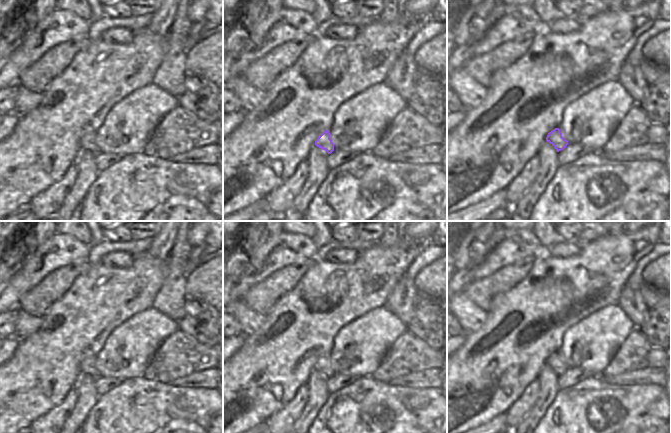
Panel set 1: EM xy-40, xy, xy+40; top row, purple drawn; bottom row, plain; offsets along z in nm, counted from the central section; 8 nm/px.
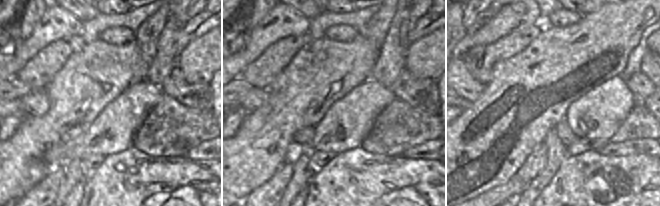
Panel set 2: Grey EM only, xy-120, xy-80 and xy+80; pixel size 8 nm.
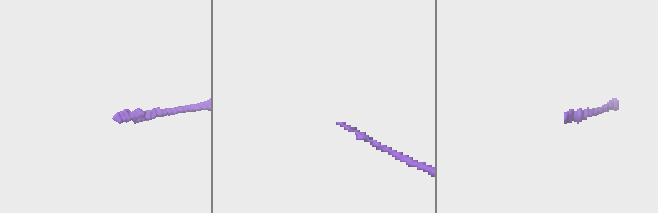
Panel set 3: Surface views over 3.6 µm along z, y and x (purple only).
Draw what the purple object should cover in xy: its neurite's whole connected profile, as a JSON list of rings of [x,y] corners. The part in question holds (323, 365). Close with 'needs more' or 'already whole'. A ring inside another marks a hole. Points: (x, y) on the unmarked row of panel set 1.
[[[325,354],[318,360],[315,369],[325,374],[328,378],[331,378],[334,375],[334,367],[330,363],[330,357],[328,354]]]; already whole

